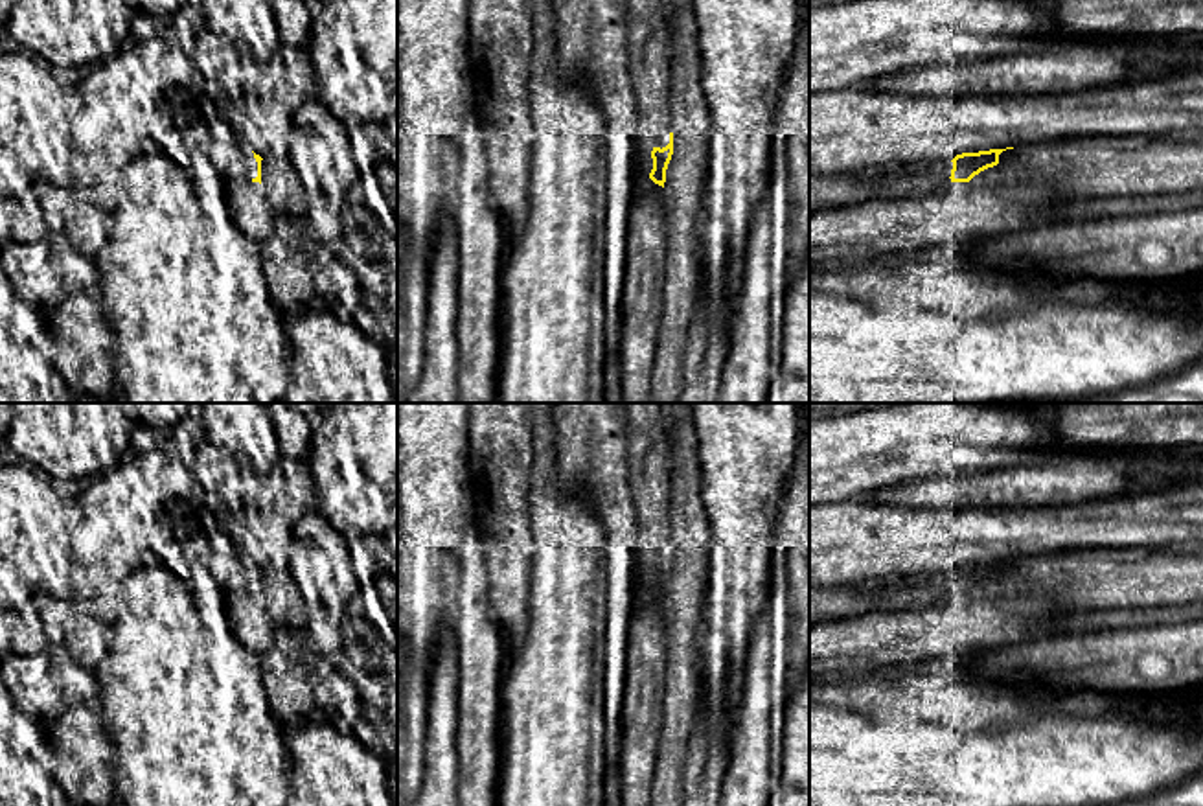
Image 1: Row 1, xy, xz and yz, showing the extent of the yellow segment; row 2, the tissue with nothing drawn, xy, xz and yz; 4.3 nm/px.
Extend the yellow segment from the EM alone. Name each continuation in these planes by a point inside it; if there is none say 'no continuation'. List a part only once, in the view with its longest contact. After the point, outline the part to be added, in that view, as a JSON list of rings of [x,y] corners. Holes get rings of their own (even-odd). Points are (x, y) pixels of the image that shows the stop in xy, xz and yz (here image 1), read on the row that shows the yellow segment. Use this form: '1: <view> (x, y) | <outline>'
1: xy (245, 166) | [[[237,138],[237,144],[235,144],[232,175],[245,180],[252,180],[258,177],[258,162],[254,158],[252,147],[241,138]]]

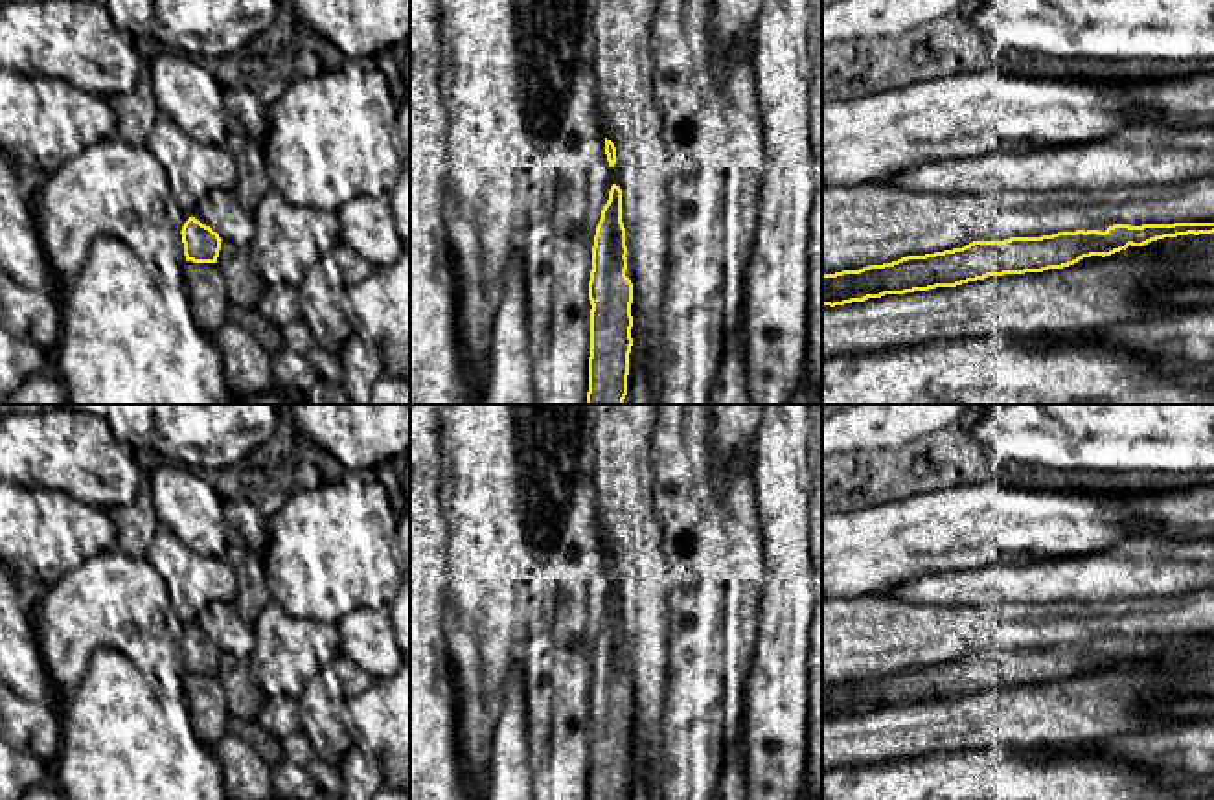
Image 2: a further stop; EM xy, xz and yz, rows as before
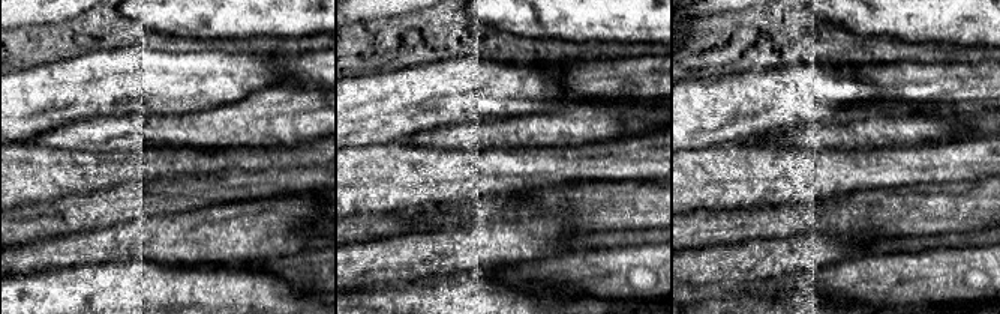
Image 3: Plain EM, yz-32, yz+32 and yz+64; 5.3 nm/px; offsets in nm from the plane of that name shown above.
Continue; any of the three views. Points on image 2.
no continuation

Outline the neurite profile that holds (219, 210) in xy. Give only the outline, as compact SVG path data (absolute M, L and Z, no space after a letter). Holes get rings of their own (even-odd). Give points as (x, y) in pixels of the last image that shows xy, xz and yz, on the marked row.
M210 191L197 202L193 217L217 232L221 239L243 248L248 248L256 234L254 211L246 210L234 191Z

